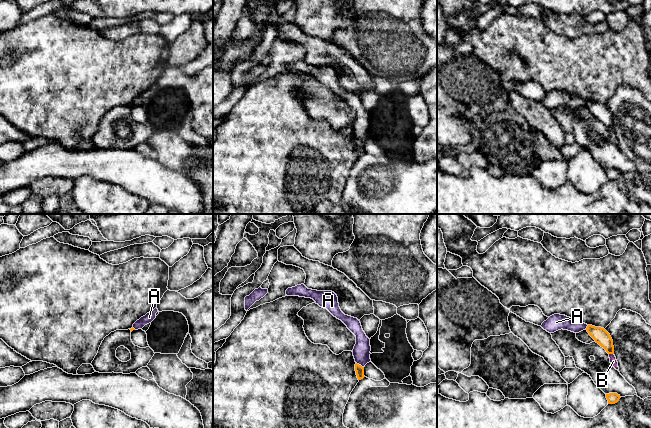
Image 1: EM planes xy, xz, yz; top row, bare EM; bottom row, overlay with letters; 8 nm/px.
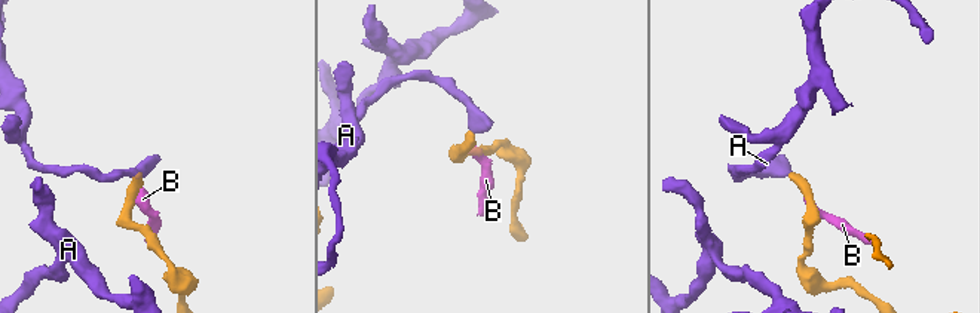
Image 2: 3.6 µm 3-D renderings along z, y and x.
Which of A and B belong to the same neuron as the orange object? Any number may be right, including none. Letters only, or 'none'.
none

